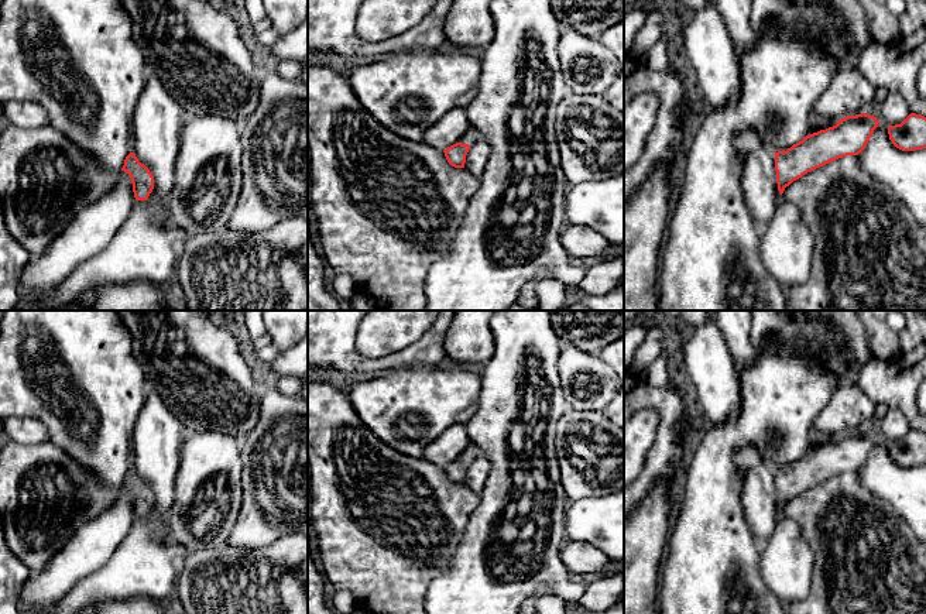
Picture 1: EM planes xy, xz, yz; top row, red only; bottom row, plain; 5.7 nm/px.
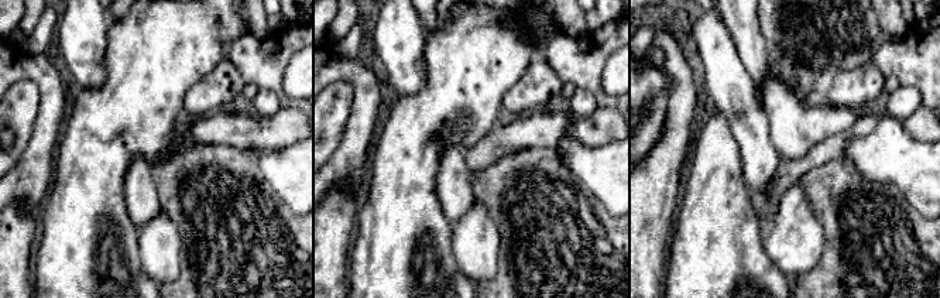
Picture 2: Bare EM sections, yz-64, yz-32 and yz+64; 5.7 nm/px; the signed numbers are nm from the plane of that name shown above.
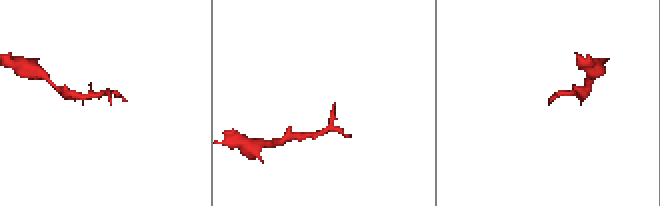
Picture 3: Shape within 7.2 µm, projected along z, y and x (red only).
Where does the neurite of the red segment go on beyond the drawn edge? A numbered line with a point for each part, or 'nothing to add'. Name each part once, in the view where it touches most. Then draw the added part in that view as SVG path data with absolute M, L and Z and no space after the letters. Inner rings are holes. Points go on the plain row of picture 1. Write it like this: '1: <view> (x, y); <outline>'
1: xz (472, 452); M471 442L471 443L466 447L466 450L460 455L459 459L473 462L473 460L477 459L480 455L481 455L480 447L479 447L474 442Z

